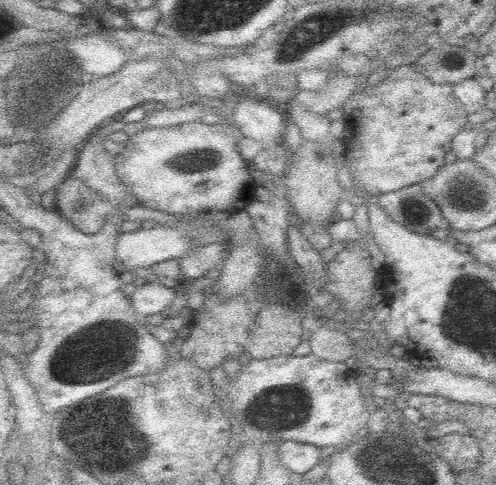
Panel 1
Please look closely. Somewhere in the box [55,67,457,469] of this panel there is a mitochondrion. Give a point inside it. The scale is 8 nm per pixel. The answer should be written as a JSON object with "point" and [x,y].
{"point":[84,363]}

